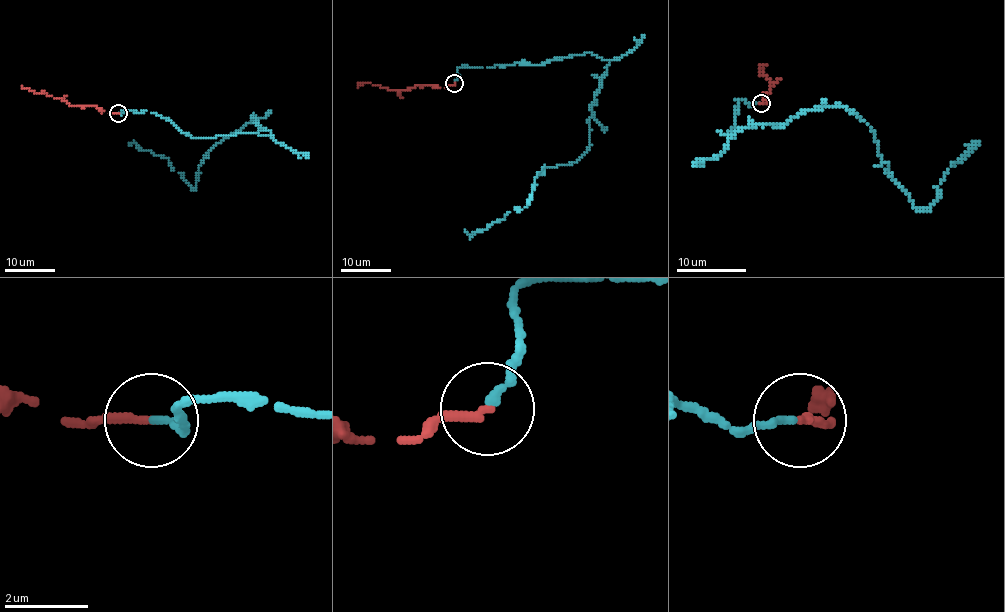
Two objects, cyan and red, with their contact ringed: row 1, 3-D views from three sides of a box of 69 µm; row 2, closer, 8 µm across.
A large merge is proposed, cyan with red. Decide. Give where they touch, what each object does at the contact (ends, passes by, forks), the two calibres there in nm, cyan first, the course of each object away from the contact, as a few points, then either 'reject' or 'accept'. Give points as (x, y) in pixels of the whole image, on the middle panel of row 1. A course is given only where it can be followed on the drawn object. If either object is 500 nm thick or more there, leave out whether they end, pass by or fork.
(454, 83) | cyan ends | red ends | 200/240 nm | cyan via (454, 83), (459, 68), (585, 53), (610, 63), (576, 162), (538, 174), (523, 209), (464, 231) | red via (454, 83), (444, 87), (424, 84), (404, 90), (371, 83), (357, 84) | accept

